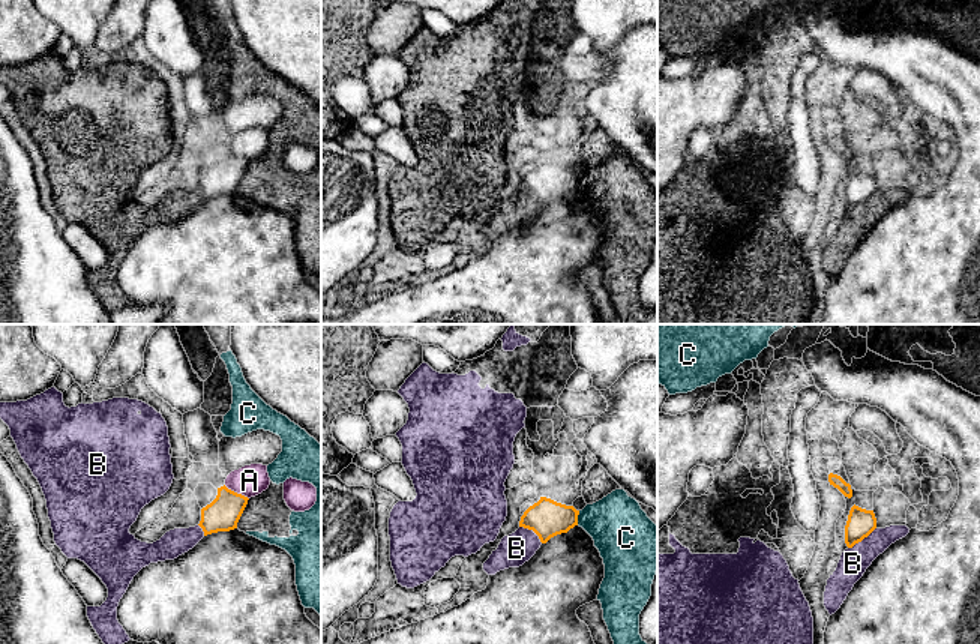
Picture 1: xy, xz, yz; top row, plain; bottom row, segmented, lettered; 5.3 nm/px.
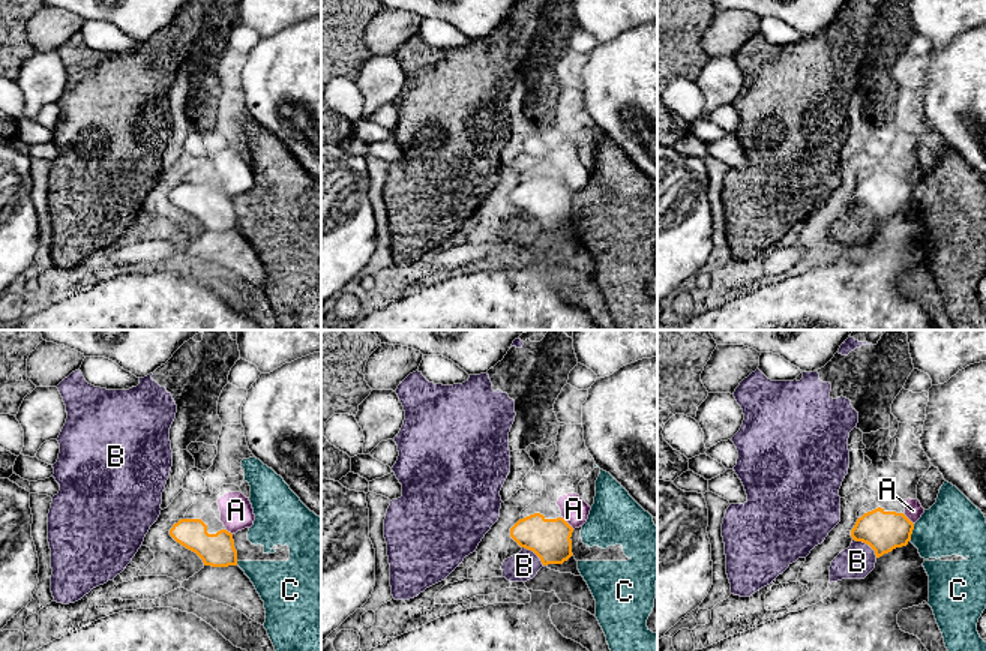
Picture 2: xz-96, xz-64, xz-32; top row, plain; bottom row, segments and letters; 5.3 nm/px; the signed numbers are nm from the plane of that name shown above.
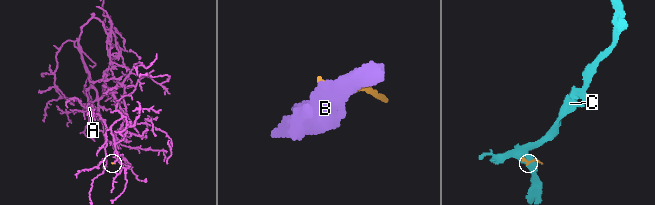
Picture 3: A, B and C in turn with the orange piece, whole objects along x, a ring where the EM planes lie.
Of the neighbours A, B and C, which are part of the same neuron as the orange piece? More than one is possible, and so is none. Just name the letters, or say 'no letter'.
no letter

